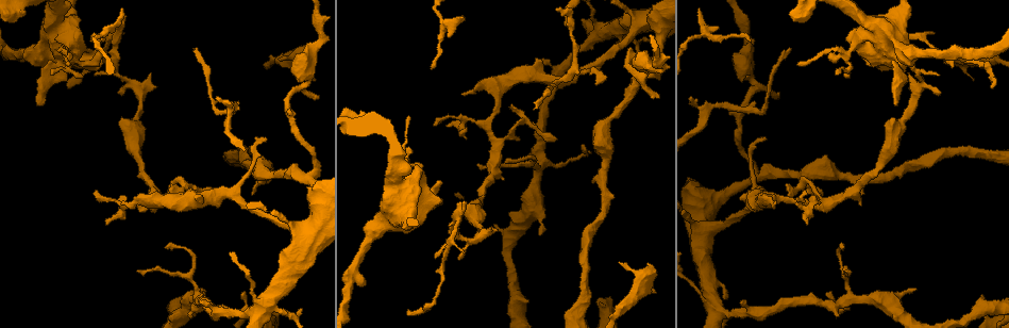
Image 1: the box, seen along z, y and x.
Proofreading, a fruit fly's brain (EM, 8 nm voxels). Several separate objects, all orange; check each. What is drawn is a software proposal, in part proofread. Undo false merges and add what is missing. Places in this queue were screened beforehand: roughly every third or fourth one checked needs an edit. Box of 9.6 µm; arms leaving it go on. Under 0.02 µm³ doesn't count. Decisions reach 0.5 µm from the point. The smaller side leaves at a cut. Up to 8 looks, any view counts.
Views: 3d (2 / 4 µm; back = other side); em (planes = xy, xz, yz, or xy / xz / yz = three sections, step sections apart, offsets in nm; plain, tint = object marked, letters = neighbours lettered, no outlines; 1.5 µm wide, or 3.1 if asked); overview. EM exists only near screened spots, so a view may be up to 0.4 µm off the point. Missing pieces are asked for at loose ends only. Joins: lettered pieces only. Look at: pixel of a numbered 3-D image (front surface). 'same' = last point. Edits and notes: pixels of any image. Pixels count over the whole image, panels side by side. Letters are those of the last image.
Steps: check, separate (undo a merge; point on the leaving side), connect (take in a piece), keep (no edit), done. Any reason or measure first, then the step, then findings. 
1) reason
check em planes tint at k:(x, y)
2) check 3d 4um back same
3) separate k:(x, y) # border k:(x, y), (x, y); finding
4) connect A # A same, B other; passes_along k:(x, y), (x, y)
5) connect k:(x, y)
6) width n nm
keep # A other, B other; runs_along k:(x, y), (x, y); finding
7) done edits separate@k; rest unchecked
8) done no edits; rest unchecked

free end
check em planes tint at 1:(519, 139)

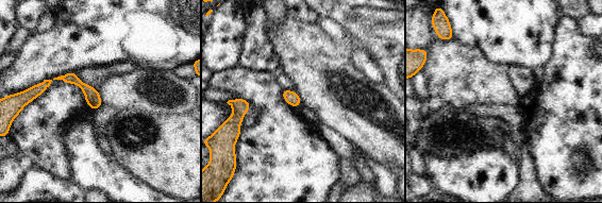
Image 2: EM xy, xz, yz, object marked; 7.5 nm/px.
check em planes letters same

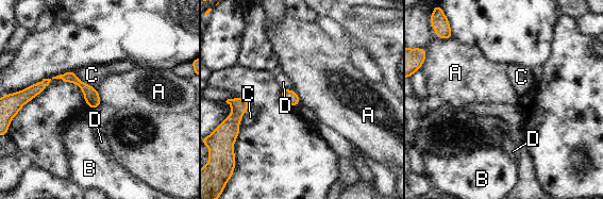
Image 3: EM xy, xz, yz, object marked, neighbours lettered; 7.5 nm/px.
width 100 nm
keep # A other, B other, C other, D other; runs_along 3:(35, 88), (52, 78), (70, 77), (98, 101); no lettered piece goes on from it

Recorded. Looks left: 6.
free end
check em yz step 8 plain at 1:(252, 195)

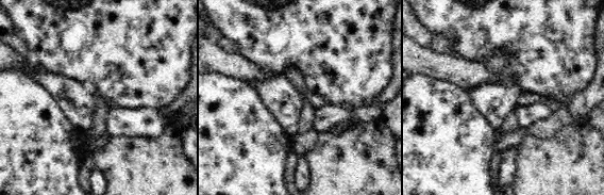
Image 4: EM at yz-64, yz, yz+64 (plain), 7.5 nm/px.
check em yz step 8 letters same

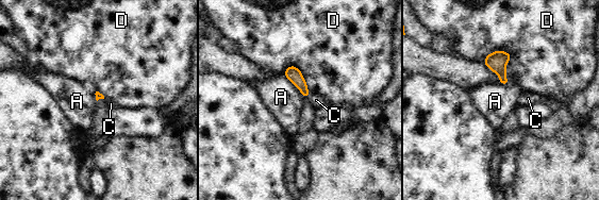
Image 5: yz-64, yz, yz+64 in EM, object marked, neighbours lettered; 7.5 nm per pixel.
longest_contact D 280 nm
keep # A other, C other, D other; border 5:(283, 74), (305, 99); no lettered piece goes on from it

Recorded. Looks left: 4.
branch stops here
check em planes plain at 1:(67, 87)

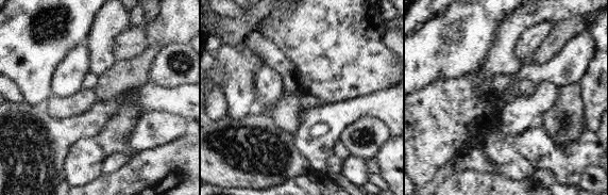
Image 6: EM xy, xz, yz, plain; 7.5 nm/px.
see the neighbours
check em planes letters same

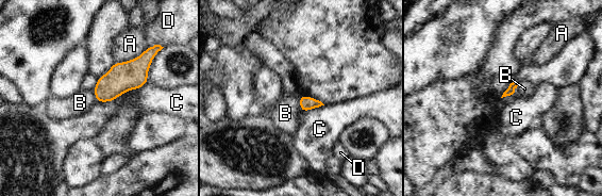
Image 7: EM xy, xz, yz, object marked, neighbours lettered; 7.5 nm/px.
keep # A other, B other, C other, D other; border 7:(519, 82), (512, 94), (501, 98); none of them fits

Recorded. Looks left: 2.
branch stops here
check em planes letters at 1:(463, 203)

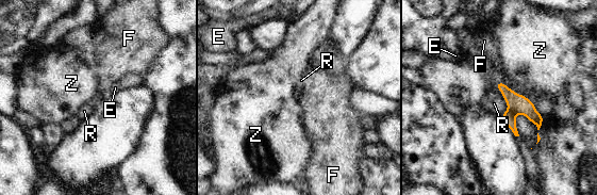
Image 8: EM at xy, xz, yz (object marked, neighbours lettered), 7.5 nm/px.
width 150 nm
keep # E other, F other, R other, Z other; runs_along 8:(498, 84), (539, 123); no lettered piece goes on from it

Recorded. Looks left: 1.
done no edits; rest unchecked

